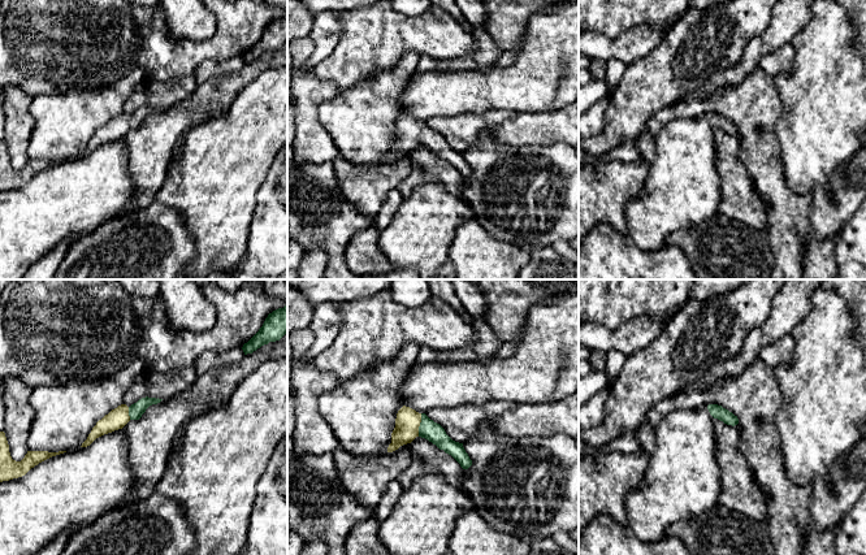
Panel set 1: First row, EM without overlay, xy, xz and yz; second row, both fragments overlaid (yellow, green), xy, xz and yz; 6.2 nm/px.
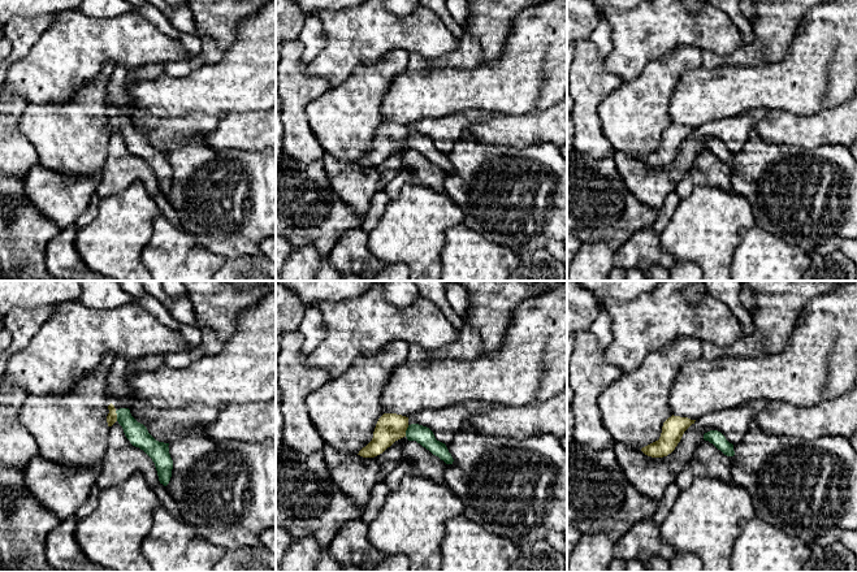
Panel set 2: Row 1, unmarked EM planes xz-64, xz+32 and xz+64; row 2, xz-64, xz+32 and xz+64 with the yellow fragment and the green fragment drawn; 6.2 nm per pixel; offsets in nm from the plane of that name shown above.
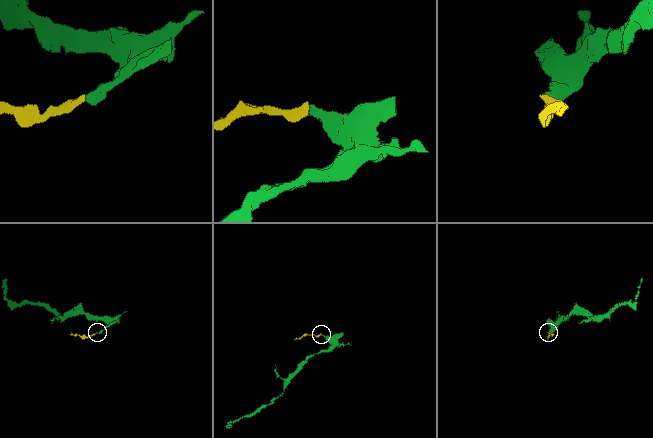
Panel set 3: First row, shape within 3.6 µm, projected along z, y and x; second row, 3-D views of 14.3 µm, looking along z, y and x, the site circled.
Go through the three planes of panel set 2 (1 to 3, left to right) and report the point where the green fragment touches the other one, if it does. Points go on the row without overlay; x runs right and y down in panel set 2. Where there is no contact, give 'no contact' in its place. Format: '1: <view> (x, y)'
1: xz-64 (116, 125)
2: xz+32 (406, 138)
3: no contact

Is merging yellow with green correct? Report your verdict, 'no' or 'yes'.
yes

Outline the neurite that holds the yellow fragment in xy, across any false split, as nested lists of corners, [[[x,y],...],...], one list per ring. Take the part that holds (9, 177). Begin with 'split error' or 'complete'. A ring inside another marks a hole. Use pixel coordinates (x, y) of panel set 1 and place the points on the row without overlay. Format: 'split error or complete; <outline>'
complete; [[[0,140],[0,191],[22,186],[39,172],[64,161],[27,160],[21,170],[16,170],[10,165],[5,142]]]

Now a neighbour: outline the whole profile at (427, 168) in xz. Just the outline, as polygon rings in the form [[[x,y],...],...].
[[[416,146],[410,156],[413,168],[398,186],[403,198],[408,198],[416,186],[426,183],[441,183],[451,194],[460,195],[462,175],[451,164],[441,164],[436,153],[421,146]]]

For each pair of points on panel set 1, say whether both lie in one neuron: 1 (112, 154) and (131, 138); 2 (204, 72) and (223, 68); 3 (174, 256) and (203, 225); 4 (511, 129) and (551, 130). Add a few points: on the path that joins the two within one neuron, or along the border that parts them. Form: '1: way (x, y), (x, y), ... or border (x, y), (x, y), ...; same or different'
1: border (121, 138), (126, 146), (126, 164), (130, 173); different
2: way (208, 69), (219, 68); same
3: border (176, 211), (194, 239), (195, 258), (189, 265); different
4: way (522, 129), (541, 129); same

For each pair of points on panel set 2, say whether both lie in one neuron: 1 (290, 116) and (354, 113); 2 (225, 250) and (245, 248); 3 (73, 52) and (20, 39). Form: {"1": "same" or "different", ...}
{"1": "different", "2": "same", "3": "different"}

